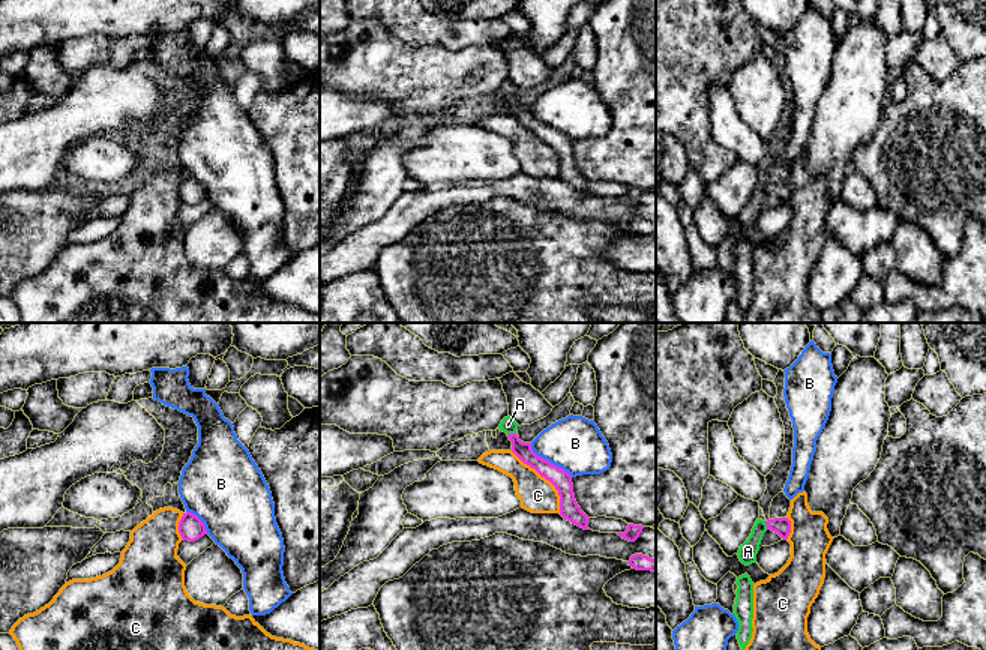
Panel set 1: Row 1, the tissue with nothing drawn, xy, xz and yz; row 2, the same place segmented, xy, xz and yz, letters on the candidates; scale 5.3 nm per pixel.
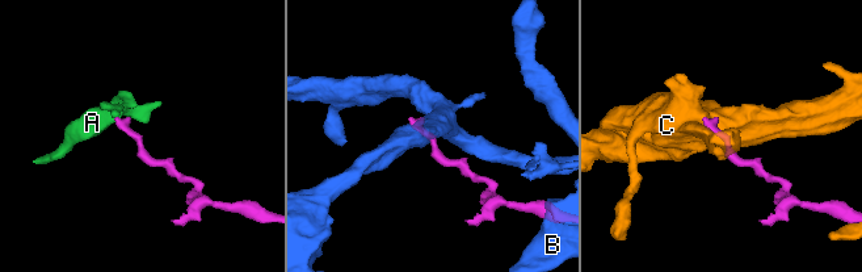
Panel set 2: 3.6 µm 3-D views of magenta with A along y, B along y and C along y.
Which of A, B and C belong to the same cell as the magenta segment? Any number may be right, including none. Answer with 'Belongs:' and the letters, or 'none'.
Belongs: A

